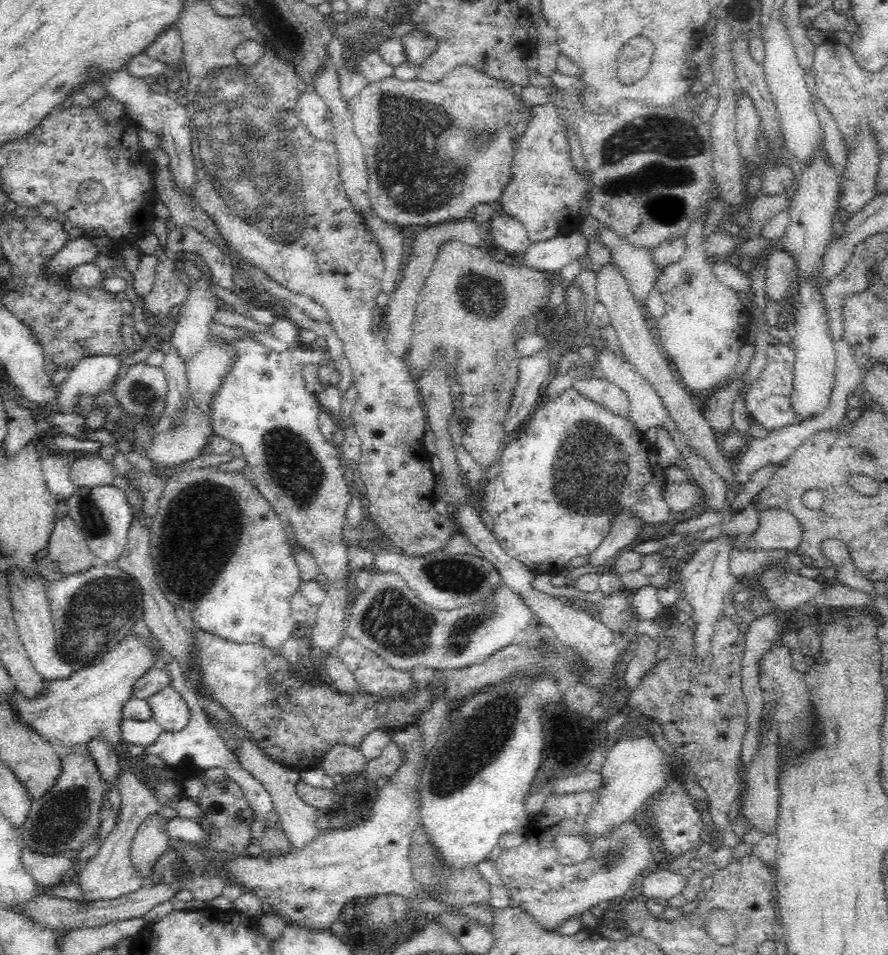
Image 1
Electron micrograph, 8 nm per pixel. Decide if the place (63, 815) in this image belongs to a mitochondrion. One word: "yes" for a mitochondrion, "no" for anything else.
yes

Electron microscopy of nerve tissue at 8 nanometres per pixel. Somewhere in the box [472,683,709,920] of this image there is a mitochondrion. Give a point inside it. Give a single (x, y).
(615, 853)

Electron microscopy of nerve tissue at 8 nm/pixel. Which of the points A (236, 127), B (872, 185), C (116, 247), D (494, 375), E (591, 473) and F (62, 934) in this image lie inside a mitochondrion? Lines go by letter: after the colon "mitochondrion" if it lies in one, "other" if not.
A: mitochondrion
B: other
C: other
D: mitochondrion
E: mitochondrion
F: other

